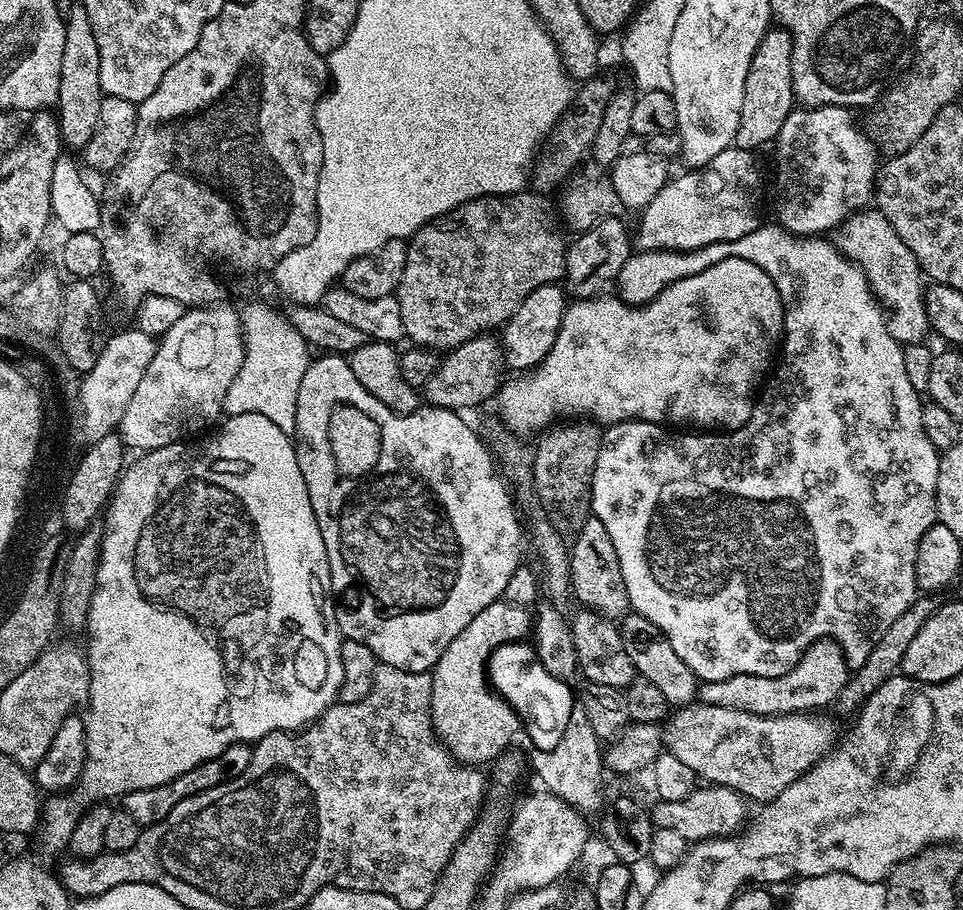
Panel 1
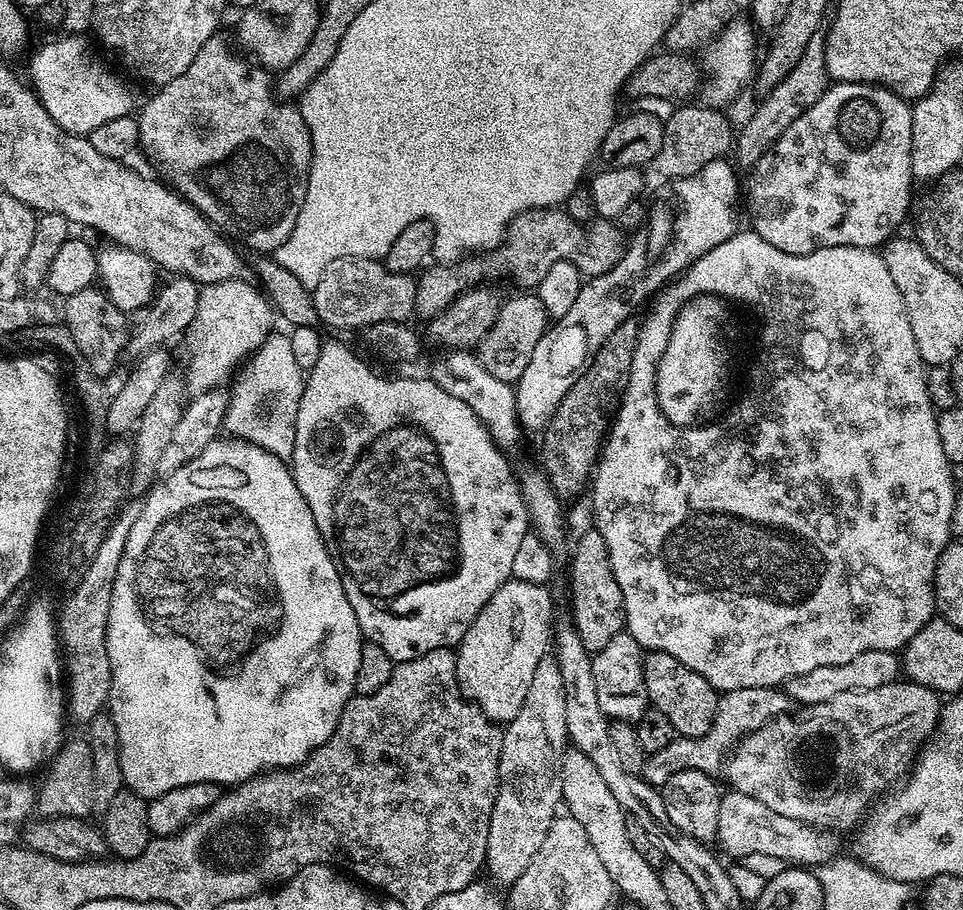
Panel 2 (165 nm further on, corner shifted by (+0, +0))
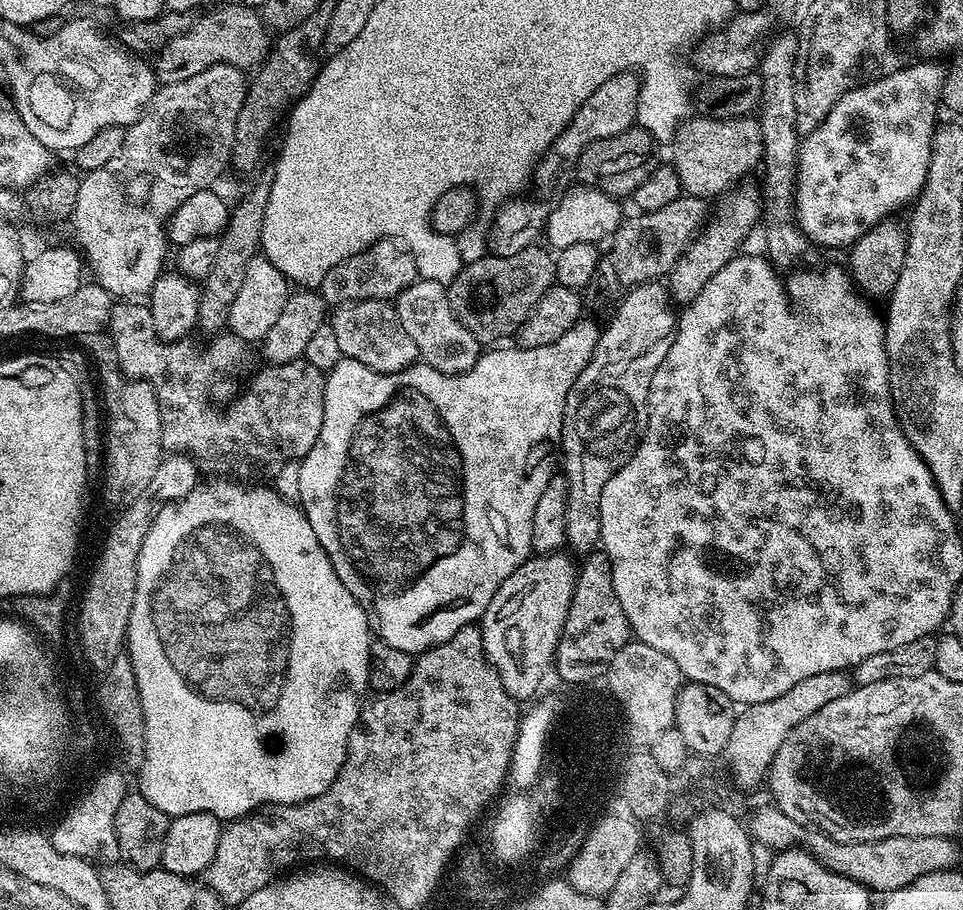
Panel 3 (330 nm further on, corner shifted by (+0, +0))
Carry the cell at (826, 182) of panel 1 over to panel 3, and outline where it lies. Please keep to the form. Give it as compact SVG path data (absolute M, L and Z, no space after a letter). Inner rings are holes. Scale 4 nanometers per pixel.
M932 58L900 68L889 76L881 74L842 94L834 110L801 139L800 163L796 166L798 191L794 200L798 205L798 223L815 245L847 249L866 230L889 219L903 204L911 205L919 196L930 166L932 139L938 127L936 111L942 108L945 75L945 65Z

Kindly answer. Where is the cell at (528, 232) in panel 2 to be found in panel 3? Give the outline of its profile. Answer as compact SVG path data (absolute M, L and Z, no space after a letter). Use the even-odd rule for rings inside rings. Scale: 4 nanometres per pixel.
M681 194L677 200L670 202L670 206L662 206L653 212L640 212L630 217L629 220L627 217L610 237L610 245L612 244L610 259L614 264L614 274L618 274L621 285L635 286L663 281L678 262L680 255L688 249L688 243L708 223L710 219L710 208L708 207L709 205L699 200L697 196Z

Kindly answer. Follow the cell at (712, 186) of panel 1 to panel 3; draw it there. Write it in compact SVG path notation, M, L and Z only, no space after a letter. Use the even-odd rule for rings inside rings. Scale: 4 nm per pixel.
M582 318L574 327L566 330L566 334L562 334L562 338L558 338L558 342L550 342L550 346L534 346L533 348L521 348L519 346L500 348L504 346L496 346L493 347L496 348L493 352L488 352L488 350L481 351L478 362L474 362L474 366L470 366L470 370L459 372L458 374L446 374L442 370L434 370L429 364L423 362L416 362L400 373L378 373L368 369L361 362L345 358L340 359L327 372L324 378L322 430L318 434L312 449L305 454L303 460L299 461L298 490L300 491L300 498L298 503L303 508L310 526L314 526L314 534L318 538L318 542L322 542L322 550L326 550L326 554L338 574L338 578L342 578L342 586L346 586L346 590L350 590L350 594L354 594L354 598L364 607L364 611L370 614L371 619L374 621L375 631L376 628L380 631L377 632L379 639L385 640L386 643L396 647L398 650L419 654L425 652L427 648L433 648L450 638L454 638L454 634L458 634L458 630L462 630L462 626L476 624L479 621L480 617L484 615L486 606L490 606L490 598L494 598L500 583L506 578L510 578L510 574L514 574L514 570L518 570L518 566L522 566L524 561L533 555L532 523L534 522L534 505L538 503L538 498L542 495L542 489L545 488L546 482L550 482L550 478L554 475L555 468L552 467L555 464L557 467L558 464L558 445L560 435L562 434L562 418L564 417L564 407L566 406L566 394L570 394L570 386L574 386L578 374L582 374L585 366L592 361L596 343L600 341L601 331L602 328L599 323L596 325L594 321Z

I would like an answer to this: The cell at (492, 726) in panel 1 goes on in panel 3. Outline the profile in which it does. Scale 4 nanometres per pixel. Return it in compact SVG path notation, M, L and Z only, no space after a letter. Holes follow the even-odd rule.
M563 551L549 552L525 560L522 566L518 566L518 570L514 570L514 574L510 574L510 578L500 583L494 598L490 598L490 606L486 606L484 615L478 621L486 658L494 666L498 678L502 678L502 686L506 686L506 690L518 702L531 701L541 691L556 658L558 638L570 610L578 571L574 560L572 564L573 557L564 555Z

